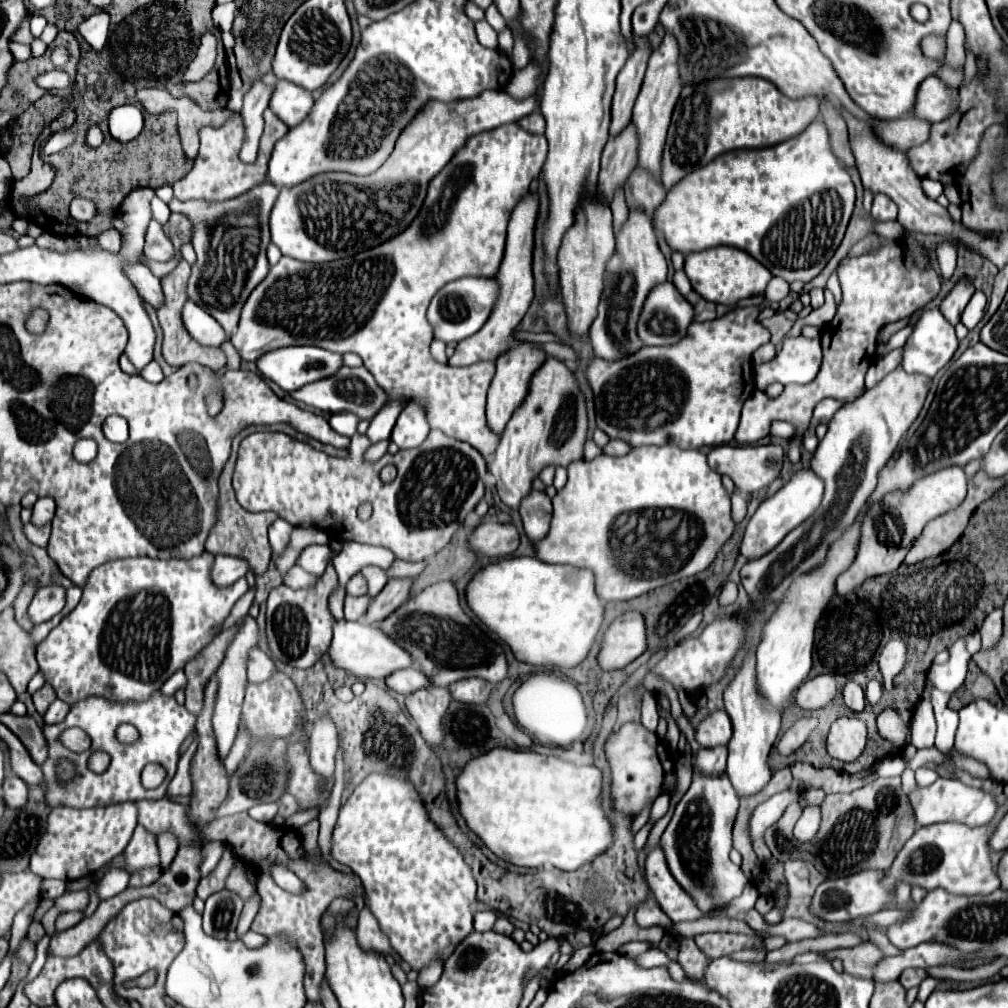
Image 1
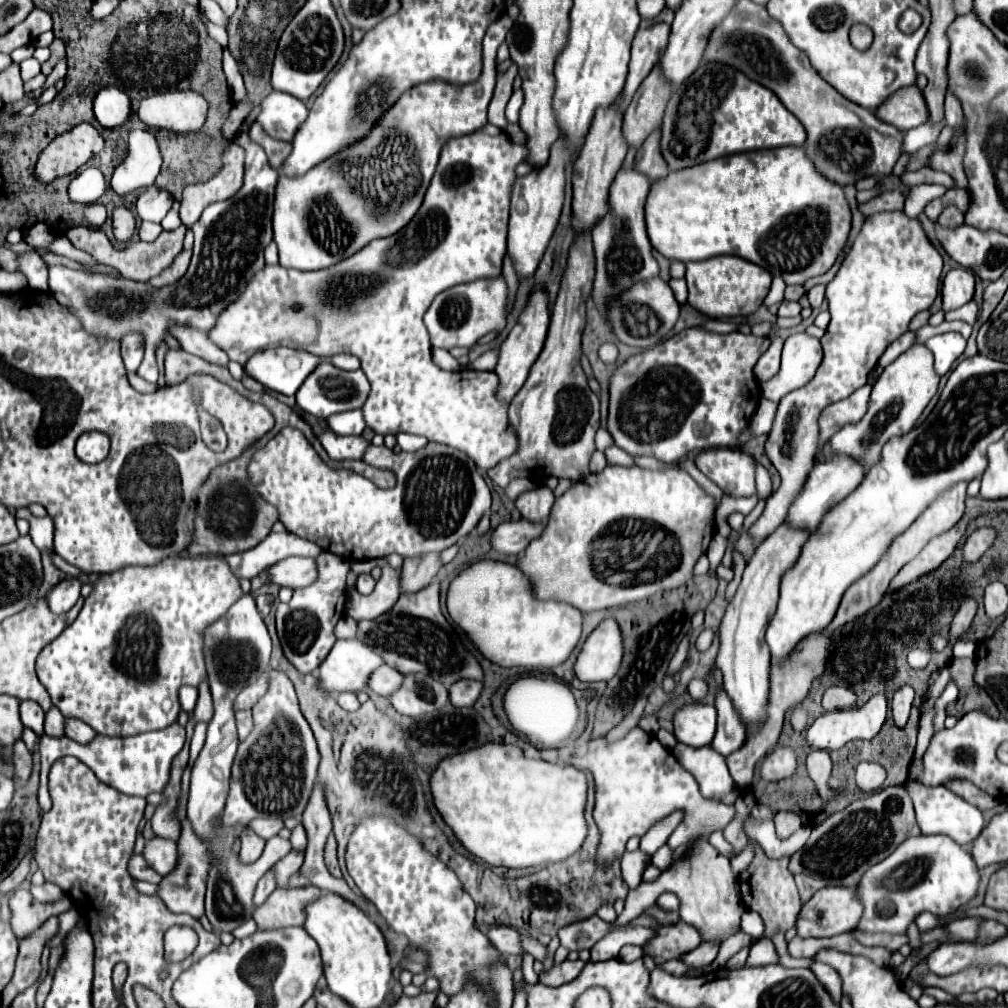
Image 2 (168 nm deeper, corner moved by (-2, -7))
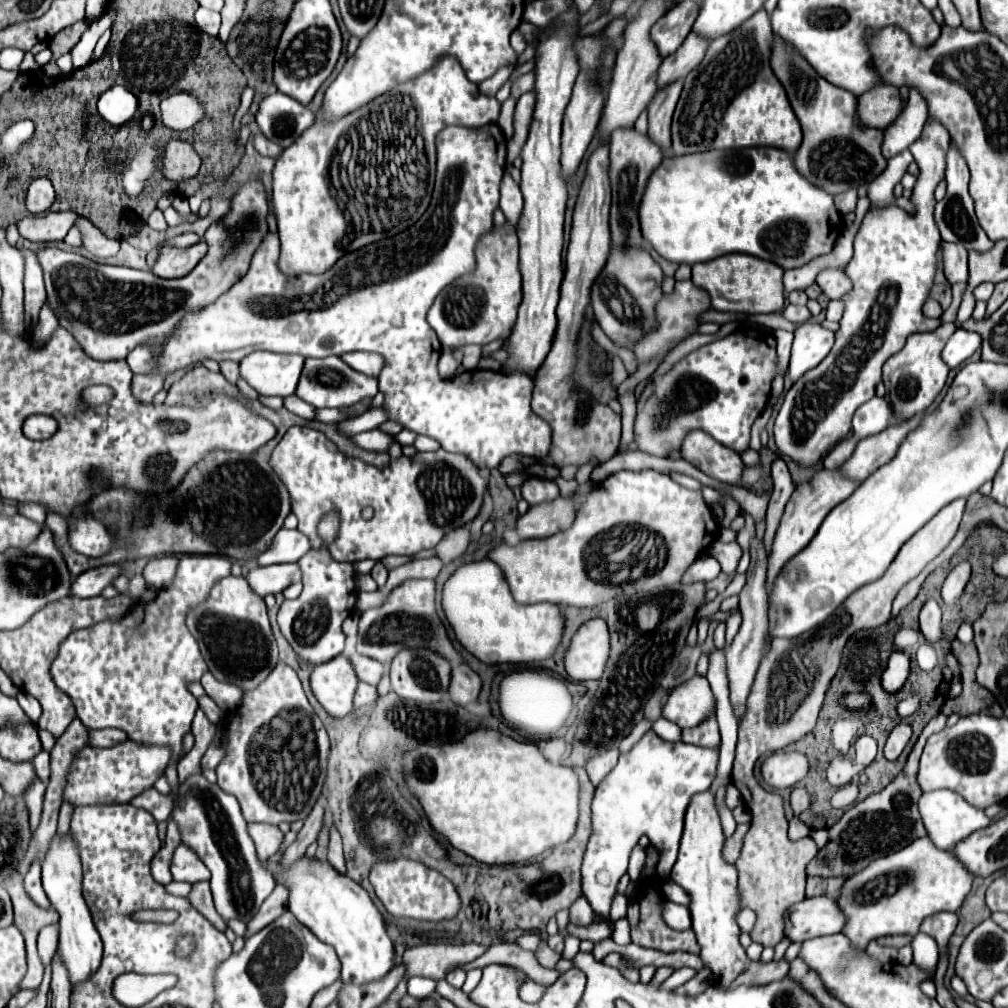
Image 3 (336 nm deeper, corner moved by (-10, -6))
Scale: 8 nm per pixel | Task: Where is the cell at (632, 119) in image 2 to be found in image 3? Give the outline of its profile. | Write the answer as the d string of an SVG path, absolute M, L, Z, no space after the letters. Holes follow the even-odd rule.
M690 32L680 50L662 60L662 66L658 70L658 88L664 88L666 84L684 78L688 72L692 72L704 58L708 46L708 38L696 38L696 34Z

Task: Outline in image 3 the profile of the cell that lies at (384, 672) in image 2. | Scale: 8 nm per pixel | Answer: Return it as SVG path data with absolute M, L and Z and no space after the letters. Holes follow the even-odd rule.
M352 652L348 654L348 660L352 662L354 670L356 670L356 676L362 680L362 682L368 682L368 684L378 684L382 674L384 674L384 666L368 656L362 656L358 652Z

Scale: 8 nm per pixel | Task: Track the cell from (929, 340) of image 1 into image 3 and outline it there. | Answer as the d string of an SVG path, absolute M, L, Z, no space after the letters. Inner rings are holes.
M958 328L958 330L952 334L952 338L948 340L946 348L944 348L944 362L946 362L950 368L956 368L956 366L960 366L964 360L968 360L968 358L980 348L980 344L982 344L980 334Z

